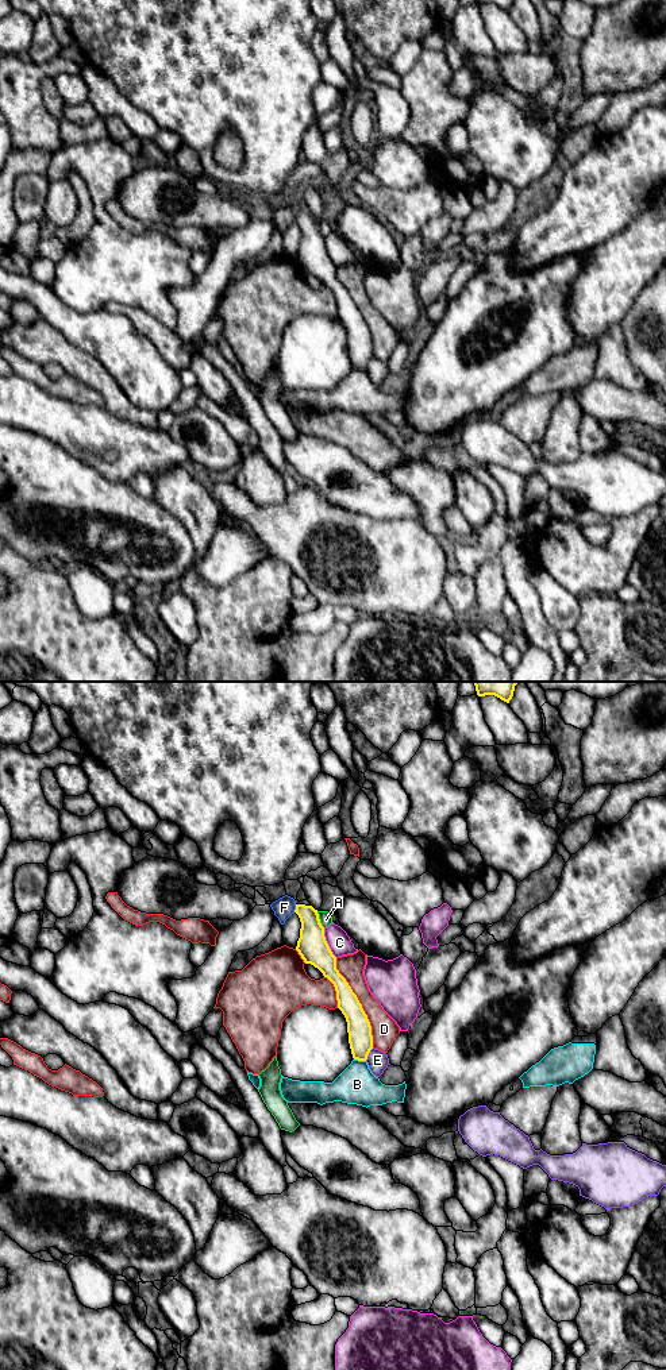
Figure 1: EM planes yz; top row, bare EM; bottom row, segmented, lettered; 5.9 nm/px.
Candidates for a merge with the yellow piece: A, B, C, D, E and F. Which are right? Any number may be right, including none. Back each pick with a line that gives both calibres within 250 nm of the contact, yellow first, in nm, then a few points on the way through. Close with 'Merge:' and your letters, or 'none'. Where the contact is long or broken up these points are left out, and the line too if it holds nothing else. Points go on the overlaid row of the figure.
Merge: none

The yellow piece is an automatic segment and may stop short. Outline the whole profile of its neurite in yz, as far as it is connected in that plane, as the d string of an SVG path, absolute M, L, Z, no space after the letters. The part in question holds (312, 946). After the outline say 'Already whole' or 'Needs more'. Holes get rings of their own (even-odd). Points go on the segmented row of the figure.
M296 904L294 912L301 922L296 950L305 964L317 968L334 984L338 1008L347 1022L353 1058L366 1061L373 1049L372 1026L357 995L336 969L336 957L326 941L324 927L320 923L317 910L312 906Z. Already whole

